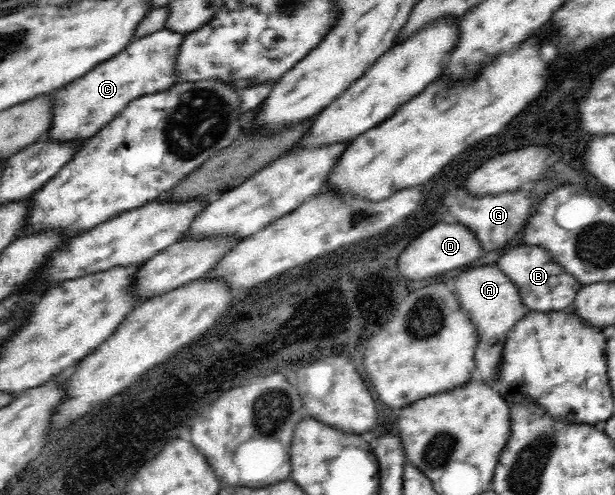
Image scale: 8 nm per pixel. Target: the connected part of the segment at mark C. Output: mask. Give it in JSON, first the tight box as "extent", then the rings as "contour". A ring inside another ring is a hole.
{"extent":[47,28,186,140],"contour":[[[164,28],[136,38],[118,55],[98,63],[86,75],[56,91],[56,116],[53,117],[53,125],[47,137],[62,140],[91,138],[131,101],[154,92],[166,91],[178,84],[181,72],[177,69],[177,61],[185,37],[186,33]]]}

